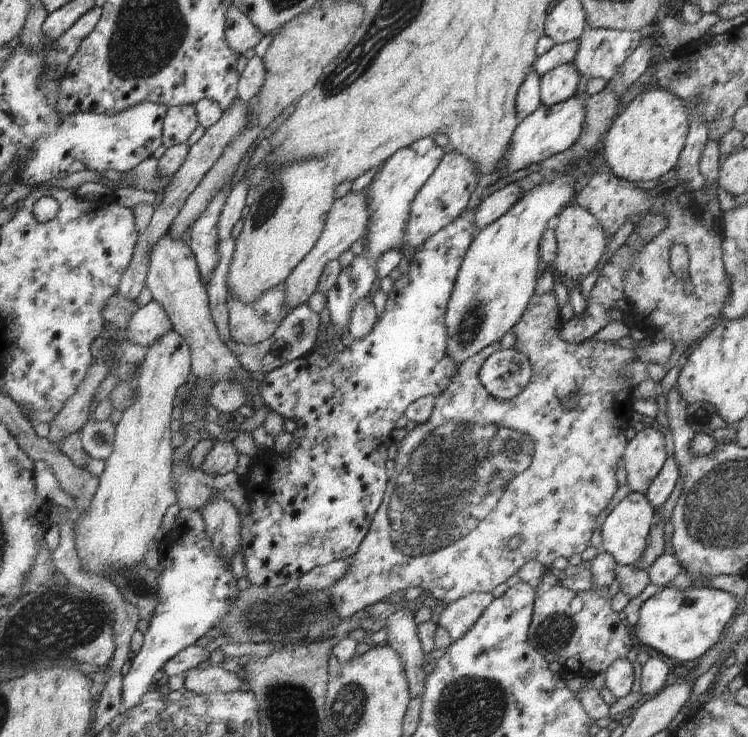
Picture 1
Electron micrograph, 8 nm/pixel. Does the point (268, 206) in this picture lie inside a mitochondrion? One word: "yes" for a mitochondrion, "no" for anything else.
yes

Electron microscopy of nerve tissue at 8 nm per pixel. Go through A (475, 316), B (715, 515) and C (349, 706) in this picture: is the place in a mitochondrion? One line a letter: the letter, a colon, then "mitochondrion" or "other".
A: mitochondrion
B: mitochondrion
C: mitochondrion

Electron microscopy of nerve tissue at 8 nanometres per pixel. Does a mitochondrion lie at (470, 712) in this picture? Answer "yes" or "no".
yes

